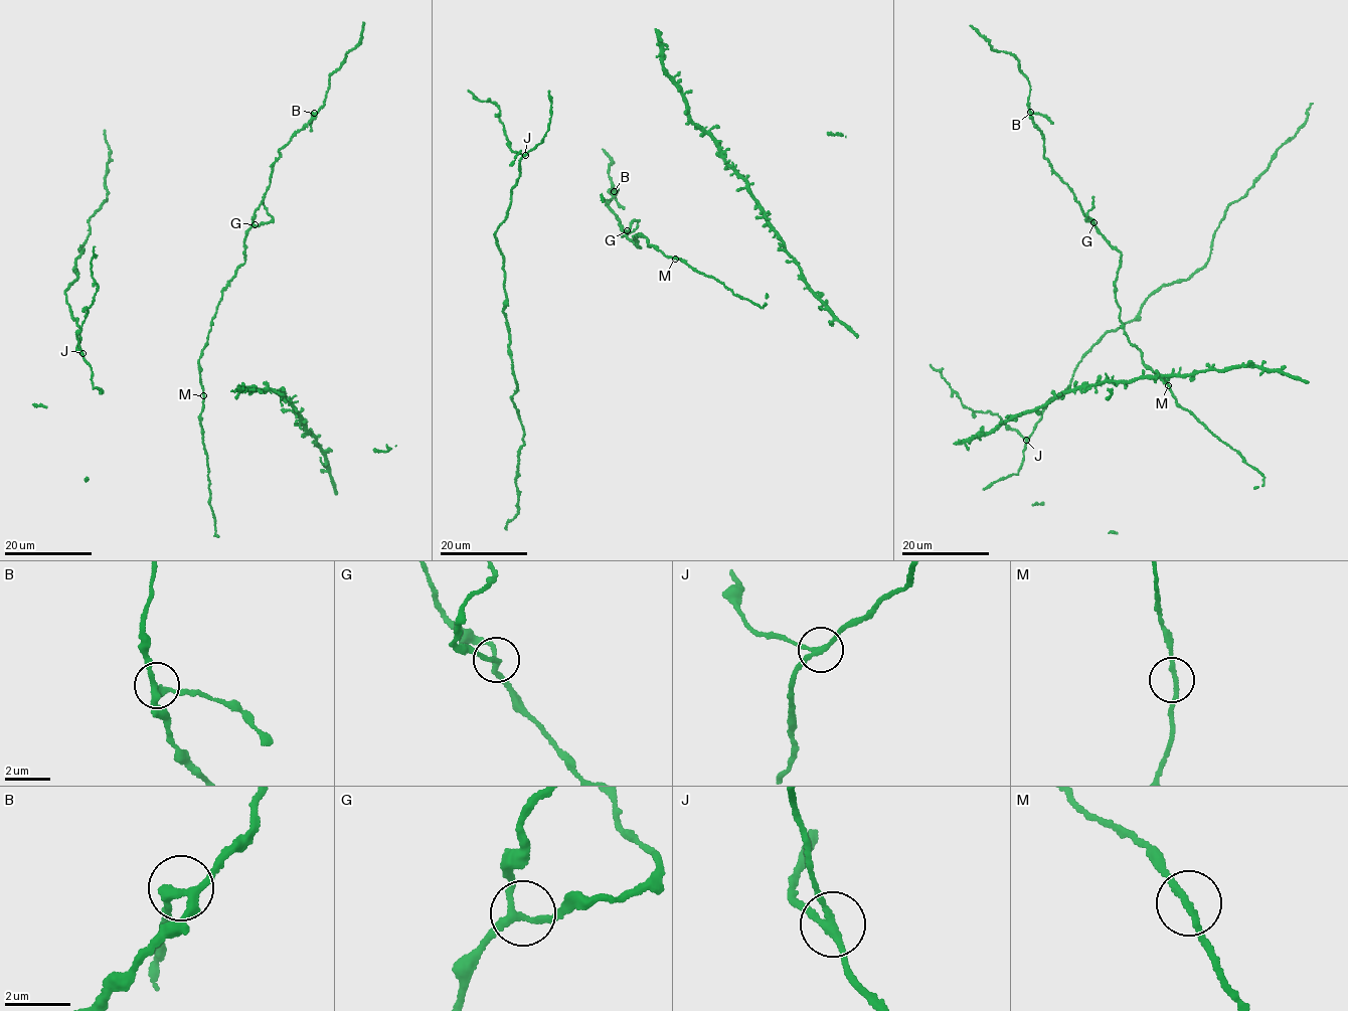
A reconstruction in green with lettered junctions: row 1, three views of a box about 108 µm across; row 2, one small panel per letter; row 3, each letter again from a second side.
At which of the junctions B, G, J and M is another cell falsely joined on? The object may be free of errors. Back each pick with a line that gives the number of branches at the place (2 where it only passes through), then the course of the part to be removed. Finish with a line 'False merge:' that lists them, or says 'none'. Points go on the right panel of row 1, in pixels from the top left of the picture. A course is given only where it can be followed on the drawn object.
J: branches 3; course (1026, 441), (989, 410), (977, 411), (965, 406), (958, 392), (931, 364)
False merge: J

